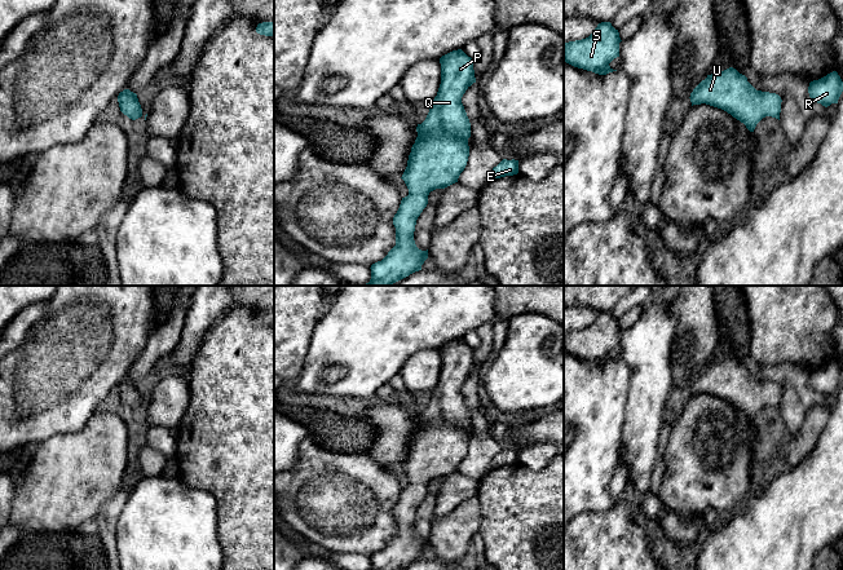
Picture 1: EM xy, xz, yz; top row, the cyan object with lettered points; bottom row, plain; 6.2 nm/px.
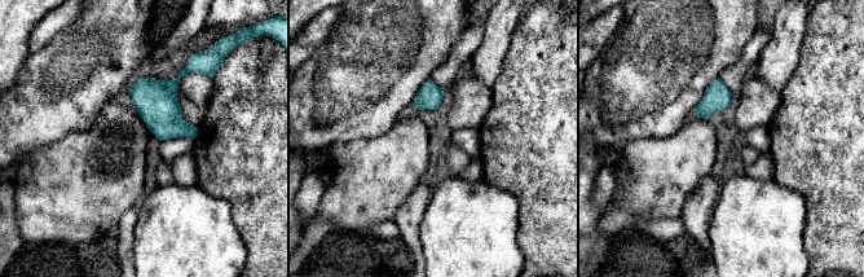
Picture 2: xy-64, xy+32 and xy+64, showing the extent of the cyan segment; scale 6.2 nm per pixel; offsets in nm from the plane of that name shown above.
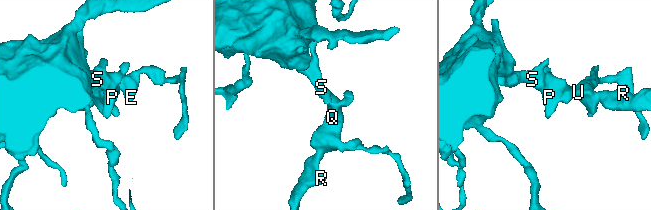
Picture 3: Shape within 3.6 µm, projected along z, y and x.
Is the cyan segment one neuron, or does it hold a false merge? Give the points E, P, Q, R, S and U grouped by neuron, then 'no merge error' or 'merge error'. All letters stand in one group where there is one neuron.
groups E P Q R S U; no merge error

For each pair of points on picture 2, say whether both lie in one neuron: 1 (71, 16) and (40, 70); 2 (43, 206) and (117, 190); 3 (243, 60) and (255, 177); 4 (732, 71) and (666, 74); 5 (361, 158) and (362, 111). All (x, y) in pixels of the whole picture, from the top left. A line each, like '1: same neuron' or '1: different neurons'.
1: different neurons
2: same neuron
3: same neuron
4: different neurons
5: different neurons

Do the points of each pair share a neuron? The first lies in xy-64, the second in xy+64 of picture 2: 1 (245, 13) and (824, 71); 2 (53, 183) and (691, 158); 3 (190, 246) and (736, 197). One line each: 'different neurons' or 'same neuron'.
1: different neurons
2: same neuron
3: same neuron

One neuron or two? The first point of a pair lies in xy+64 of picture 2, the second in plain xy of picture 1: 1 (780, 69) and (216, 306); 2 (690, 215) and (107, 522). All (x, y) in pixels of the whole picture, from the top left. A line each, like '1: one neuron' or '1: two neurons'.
1: one neuron
2: one neuron

